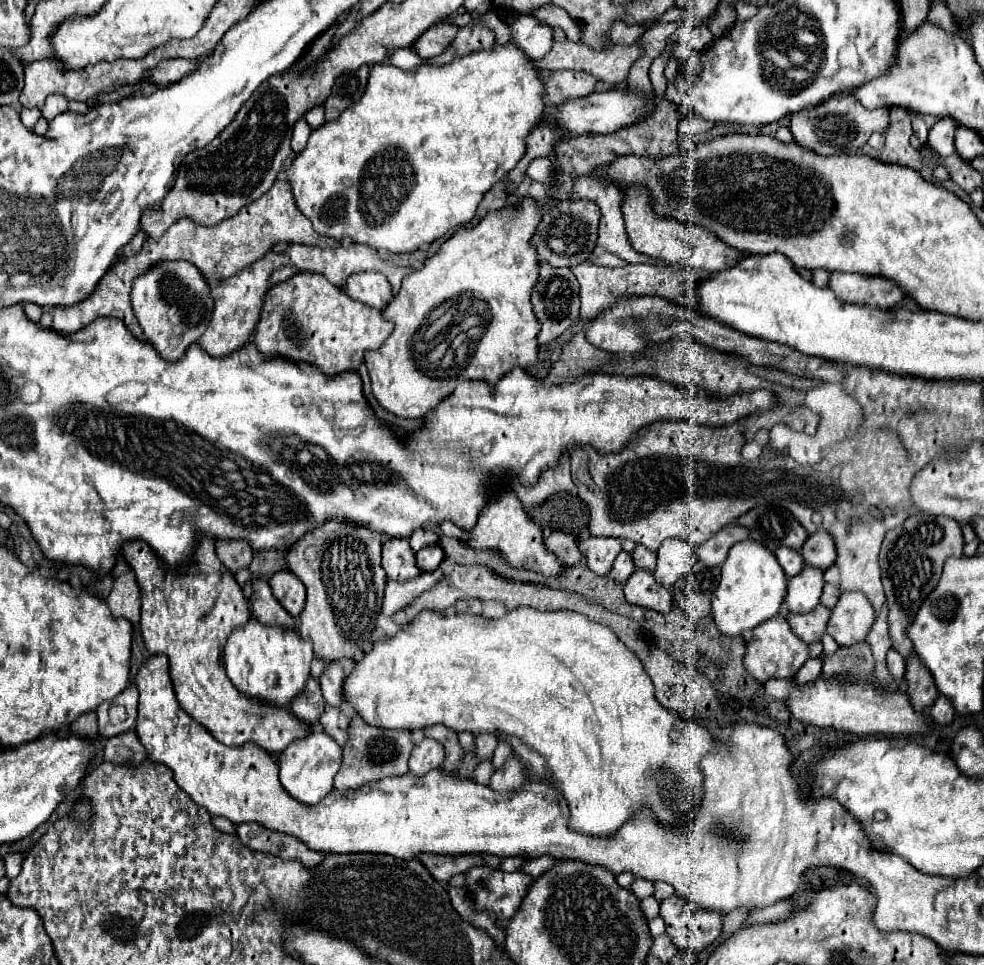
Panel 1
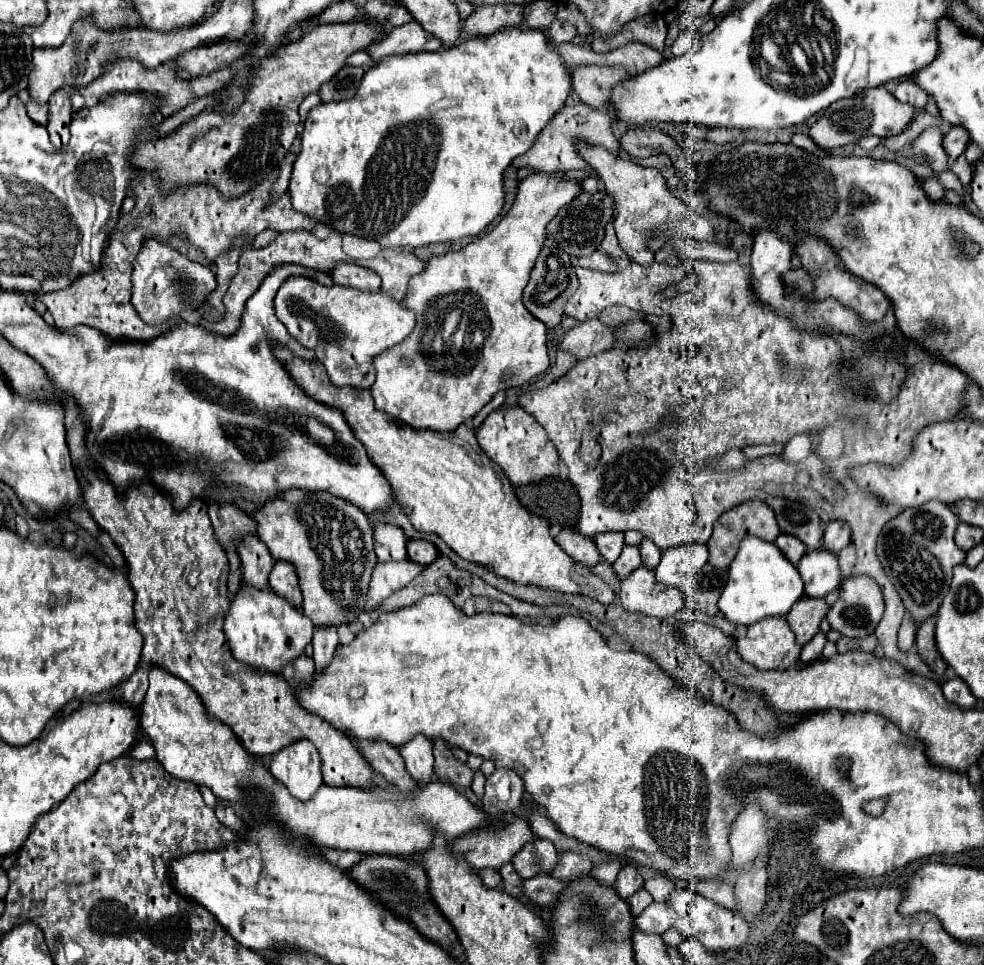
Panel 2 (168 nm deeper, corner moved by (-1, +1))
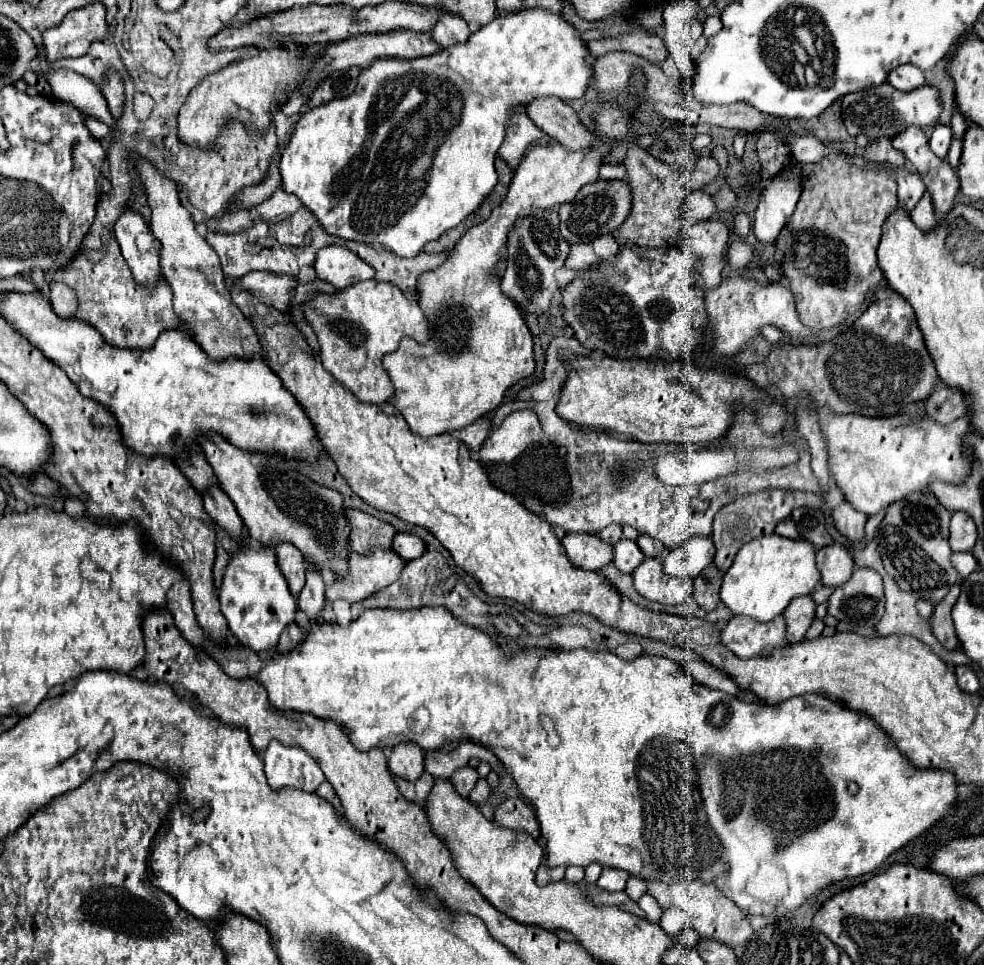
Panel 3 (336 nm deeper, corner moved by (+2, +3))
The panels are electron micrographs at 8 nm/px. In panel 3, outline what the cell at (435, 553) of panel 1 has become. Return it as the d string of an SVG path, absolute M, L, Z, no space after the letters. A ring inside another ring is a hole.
M397 534L393 538L393 552L397 552L407 562L421 558L421 554L425 554L425 550L427 550L425 542L415 534Z

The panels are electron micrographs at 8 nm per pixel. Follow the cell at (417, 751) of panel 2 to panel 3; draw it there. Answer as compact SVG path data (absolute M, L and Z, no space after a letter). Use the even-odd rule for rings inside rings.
M401 742L401 746L393 746L389 770L393 776L417 780L425 772L425 754L421 746L417 746L415 742Z

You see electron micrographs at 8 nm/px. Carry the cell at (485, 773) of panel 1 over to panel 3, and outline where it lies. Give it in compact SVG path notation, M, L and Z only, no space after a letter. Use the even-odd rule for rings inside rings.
M479 778L479 780L477 780L477 786L475 786L473 792L469 794L469 800L471 800L471 802L485 802L487 796L489 796L489 792L491 792L491 788L489 788L487 780Z

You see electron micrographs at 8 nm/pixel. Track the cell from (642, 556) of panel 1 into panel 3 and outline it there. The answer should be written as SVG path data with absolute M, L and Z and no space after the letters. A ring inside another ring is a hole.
M641 534L641 536L637 538L637 546L641 548L641 552L643 552L647 558L659 558L661 552L665 550L665 546L663 546L661 542L653 540L653 538L647 536L647 534Z

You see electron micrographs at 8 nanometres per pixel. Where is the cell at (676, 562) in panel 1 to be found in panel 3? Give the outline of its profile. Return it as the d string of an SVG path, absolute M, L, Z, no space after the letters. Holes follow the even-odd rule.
M693 536L667 554L667 558L663 560L663 570L667 576L693 580L701 574L703 568L707 568L713 562L713 556L715 546L711 538Z

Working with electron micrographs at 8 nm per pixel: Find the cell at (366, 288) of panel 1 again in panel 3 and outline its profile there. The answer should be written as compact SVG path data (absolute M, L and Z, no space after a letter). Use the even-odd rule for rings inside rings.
M329 246L317 252L315 272L317 278L331 282L337 290L353 286L361 280L371 280L375 274L375 270L357 254L341 246Z

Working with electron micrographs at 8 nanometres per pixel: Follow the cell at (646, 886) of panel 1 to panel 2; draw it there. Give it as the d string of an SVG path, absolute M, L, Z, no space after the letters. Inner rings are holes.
M632 864L622 866L622 870L618 872L616 882L612 884L614 892L616 892L622 900L626 900L628 896L632 896L632 894L634 894L638 888L642 888L642 886L644 886L644 880L642 880L642 876L638 874L638 870L636 870Z

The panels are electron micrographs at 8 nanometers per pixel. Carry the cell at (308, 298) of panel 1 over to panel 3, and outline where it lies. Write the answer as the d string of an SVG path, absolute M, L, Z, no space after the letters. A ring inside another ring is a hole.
M379 280L357 282L335 294L317 292L303 304L303 318L315 330L325 370L351 390L361 402L383 404L393 394L389 378L381 368L381 356L395 352L403 336L427 342L427 320L415 298L405 296L397 286Z

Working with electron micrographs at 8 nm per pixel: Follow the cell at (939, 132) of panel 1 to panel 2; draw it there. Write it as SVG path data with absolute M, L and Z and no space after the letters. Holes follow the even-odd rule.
M928 128L912 142L912 154L918 158L924 158L924 162L934 172L948 170L948 156L942 148L942 136L944 132L940 128Z

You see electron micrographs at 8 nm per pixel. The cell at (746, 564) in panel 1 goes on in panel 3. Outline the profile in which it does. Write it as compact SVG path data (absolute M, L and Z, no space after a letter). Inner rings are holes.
M777 534L753 538L737 552L731 568L723 576L721 600L733 612L759 622L769 622L781 614L795 596L807 596L819 582L815 568L815 548L805 540L789 540Z

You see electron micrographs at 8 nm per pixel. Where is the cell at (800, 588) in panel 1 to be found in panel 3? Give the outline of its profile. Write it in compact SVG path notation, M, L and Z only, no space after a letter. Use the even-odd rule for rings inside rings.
M831 544L815 554L817 570L821 572L821 584L837 588L853 574L853 558L841 544Z

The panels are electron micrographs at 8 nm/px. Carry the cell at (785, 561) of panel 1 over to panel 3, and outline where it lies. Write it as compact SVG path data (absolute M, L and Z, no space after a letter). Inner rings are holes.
M791 518L781 520L781 522L777 524L777 528L775 528L775 534L777 534L777 536L791 538L791 540L801 540L801 536L799 536L799 532L797 532L797 528L795 528L795 522L793 522Z

